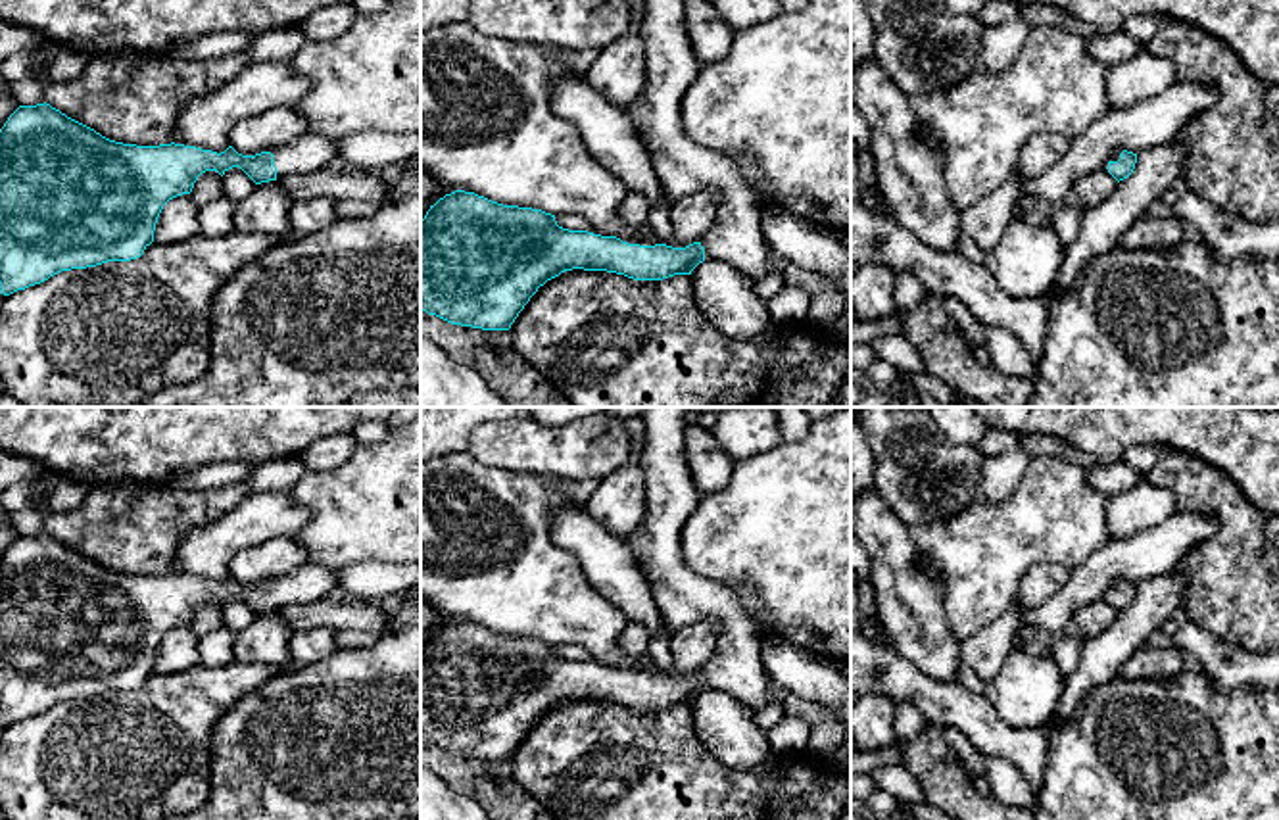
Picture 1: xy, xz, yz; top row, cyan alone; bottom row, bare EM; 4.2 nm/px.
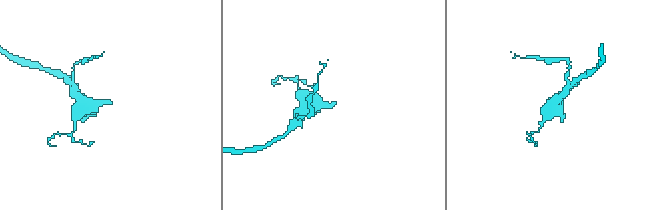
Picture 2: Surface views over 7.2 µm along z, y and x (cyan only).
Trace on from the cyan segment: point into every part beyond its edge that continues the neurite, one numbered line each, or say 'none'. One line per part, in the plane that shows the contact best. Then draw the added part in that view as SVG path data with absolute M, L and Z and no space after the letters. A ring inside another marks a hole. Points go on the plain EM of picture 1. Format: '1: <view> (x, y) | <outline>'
1: xy (310, 582) | M307 561L286 576L271 580L271 584L277 597L277 611L280 611L332 595L338 588L338 572Z

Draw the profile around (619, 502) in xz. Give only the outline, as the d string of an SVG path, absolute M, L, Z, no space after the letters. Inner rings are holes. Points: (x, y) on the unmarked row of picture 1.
M628 461L601 478L595 492L582 505L591 520L611 536L626 540L645 513L645 478L638 461Z

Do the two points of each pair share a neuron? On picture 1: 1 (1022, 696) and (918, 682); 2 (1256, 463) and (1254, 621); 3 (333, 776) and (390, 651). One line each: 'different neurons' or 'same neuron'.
1: different neurons
2: different neurons
3: same neuron

